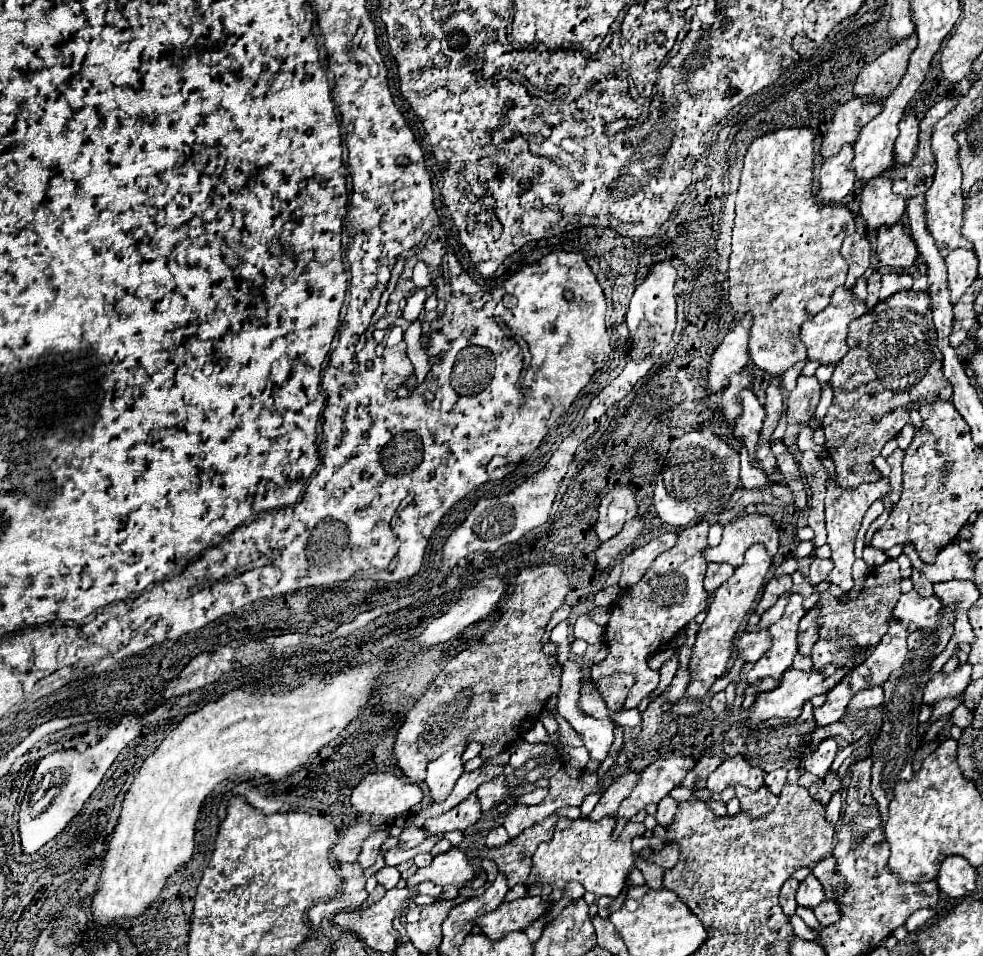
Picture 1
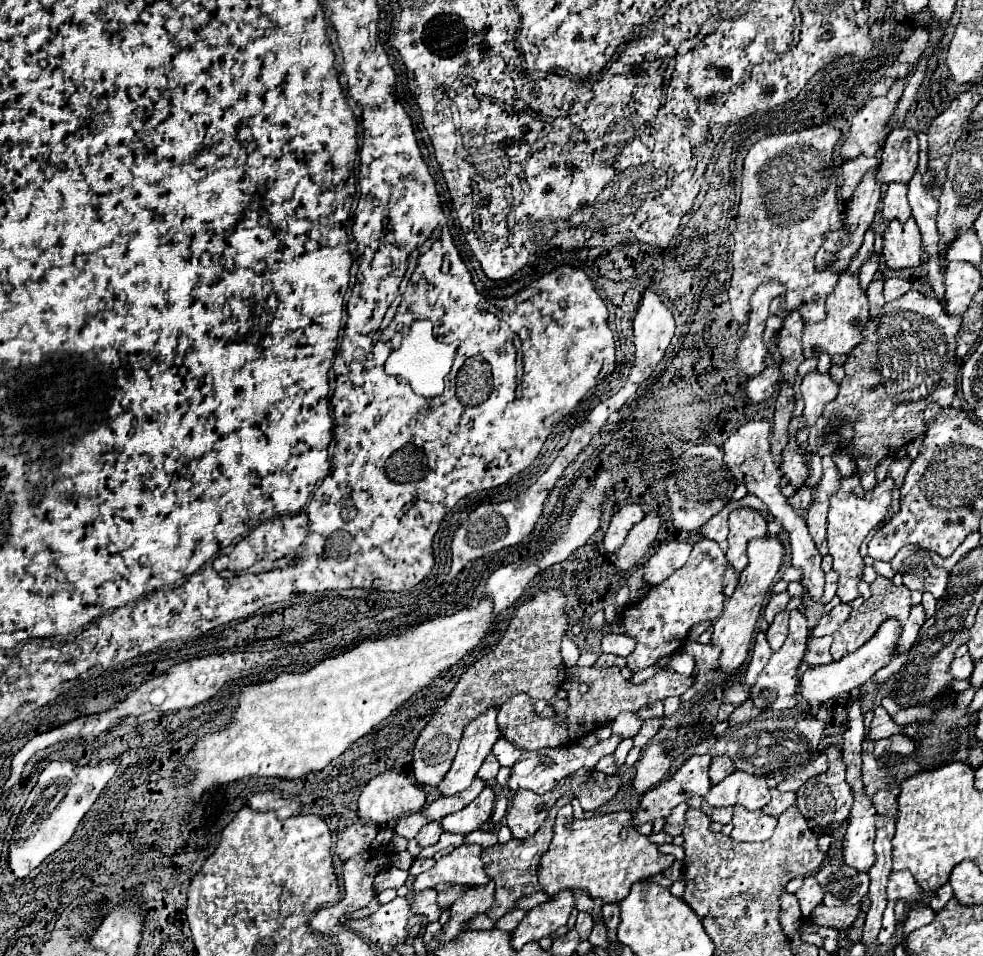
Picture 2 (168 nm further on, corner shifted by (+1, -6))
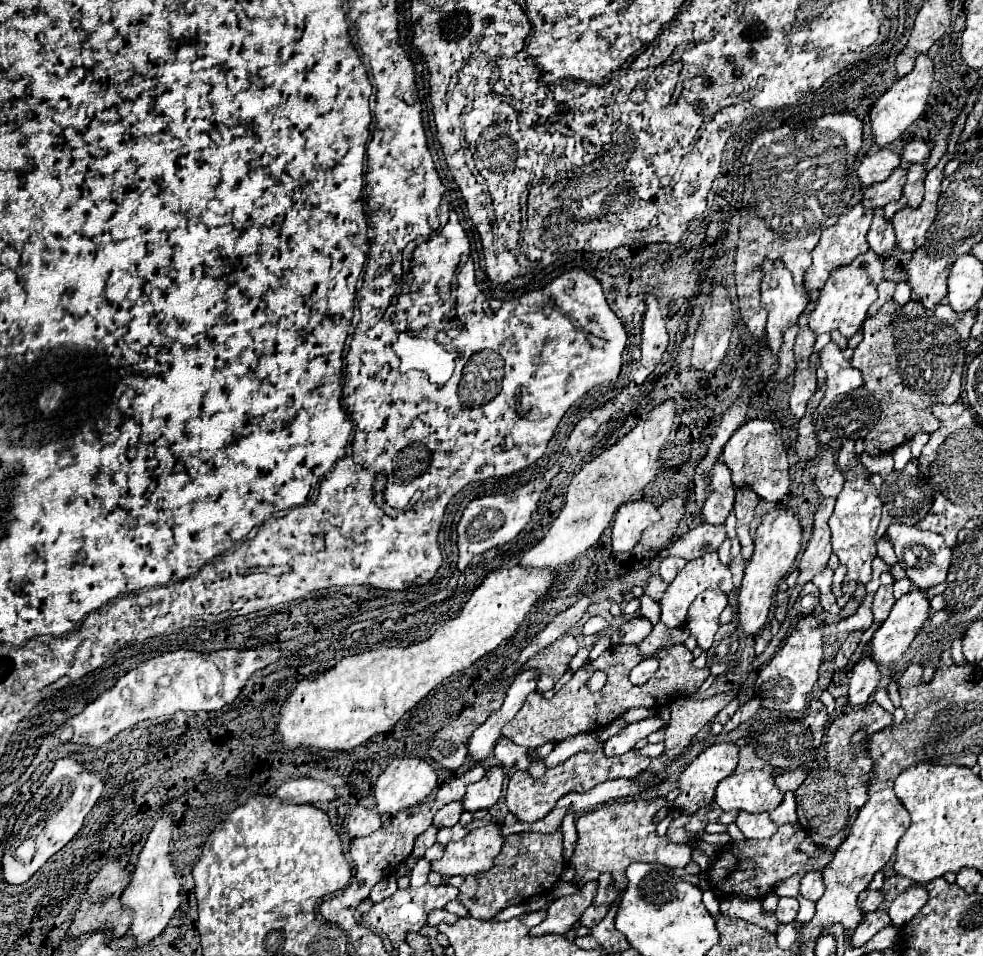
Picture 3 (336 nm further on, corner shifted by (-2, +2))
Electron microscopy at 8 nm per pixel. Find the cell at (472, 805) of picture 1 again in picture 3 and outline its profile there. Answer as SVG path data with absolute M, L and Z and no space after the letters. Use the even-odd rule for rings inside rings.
M502 766L490 768L482 780L478 780L476 784L470 784L470 788L462 800L464 808L468 812L490 810L502 794L502 784L504 784L504 768Z

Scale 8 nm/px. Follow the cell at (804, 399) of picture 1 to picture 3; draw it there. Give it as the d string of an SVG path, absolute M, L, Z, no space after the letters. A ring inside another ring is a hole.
M830 342L822 354L820 354L820 366L826 372L826 394L818 406L818 410L824 410L838 394L848 394L864 384L862 372L850 364L848 358L844 358L838 344Z

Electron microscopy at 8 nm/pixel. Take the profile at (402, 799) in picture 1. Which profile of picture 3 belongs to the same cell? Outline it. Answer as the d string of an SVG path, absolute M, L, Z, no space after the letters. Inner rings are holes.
M396 758L378 778L376 788L374 788L374 798L376 798L376 806L380 814L396 814L400 810L406 810L410 806L416 806L420 802L424 802L430 792L436 788L438 784L438 774L436 770L420 760L420 758Z

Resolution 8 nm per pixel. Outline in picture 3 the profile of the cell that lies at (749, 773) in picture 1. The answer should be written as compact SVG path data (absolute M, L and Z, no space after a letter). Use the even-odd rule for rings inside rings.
M762 770L732 774L716 788L716 804L726 810L744 810L750 814L772 812L784 800L774 778Z

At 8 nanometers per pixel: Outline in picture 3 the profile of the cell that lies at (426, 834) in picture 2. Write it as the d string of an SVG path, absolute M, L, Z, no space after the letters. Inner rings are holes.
M462 802L446 804L442 810L438 810L438 814L436 814L436 818L434 818L434 826L438 826L438 828L454 826L454 824L458 824L458 820L460 820L462 812L464 812Z

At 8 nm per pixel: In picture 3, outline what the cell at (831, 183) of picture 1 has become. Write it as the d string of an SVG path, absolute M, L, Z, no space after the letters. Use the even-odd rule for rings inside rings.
M880 148L878 152L862 158L860 168L858 168L858 178L864 186L882 182L882 180L886 180L886 176L890 176L890 172L894 168L898 168L900 162L902 162L900 154L892 152L890 148Z

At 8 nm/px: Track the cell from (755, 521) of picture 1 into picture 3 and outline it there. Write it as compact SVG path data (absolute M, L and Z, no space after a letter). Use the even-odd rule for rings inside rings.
M736 488L736 502L734 502L734 514L736 514L736 534L742 544L742 556L744 560L750 560L754 552L754 540L748 532L748 526L754 518L754 510L760 502L760 496L752 488Z

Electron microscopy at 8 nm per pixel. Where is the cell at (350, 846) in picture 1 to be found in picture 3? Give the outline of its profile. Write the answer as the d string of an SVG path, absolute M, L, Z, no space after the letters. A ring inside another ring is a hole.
M354 806L350 820L348 820L348 834L350 834L350 838L368 836L368 834L376 832L380 826L382 826L382 816L374 808Z

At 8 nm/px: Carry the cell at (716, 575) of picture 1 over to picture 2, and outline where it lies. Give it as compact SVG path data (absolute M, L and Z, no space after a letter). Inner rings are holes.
M729 566L729 568L725 570L725 576L723 576L723 594L725 594L727 598L733 594L737 582L739 582L739 574Z

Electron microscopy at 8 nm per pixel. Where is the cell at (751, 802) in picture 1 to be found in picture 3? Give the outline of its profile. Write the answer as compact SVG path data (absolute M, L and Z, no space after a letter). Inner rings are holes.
M740 812L740 816L736 818L736 826L742 830L742 834L748 840L764 840L764 838L774 836L774 832L778 830L778 826L774 826L774 822L770 820L766 812L762 814Z

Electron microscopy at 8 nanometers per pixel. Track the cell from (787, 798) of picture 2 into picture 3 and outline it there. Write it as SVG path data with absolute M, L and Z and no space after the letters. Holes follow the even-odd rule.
M792 792L784 794L784 802L774 812L770 812L770 818L778 826L782 826L782 824L798 824L796 822L796 800L794 800Z

